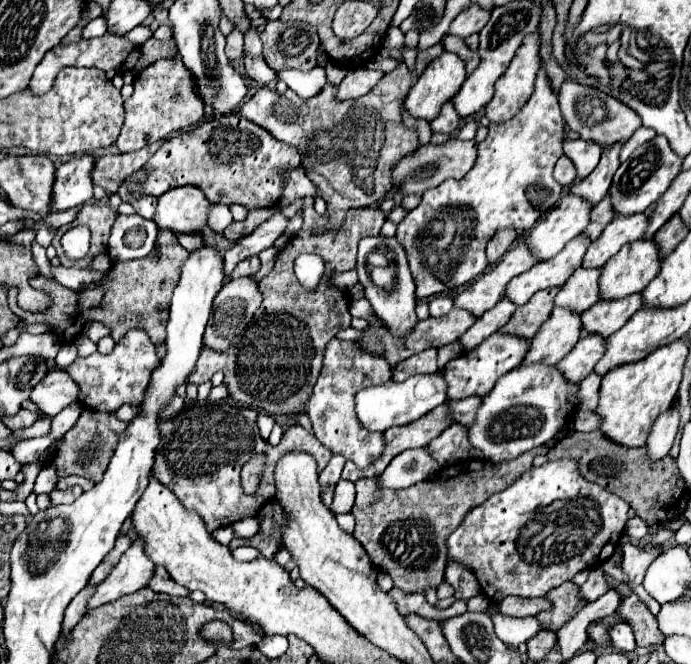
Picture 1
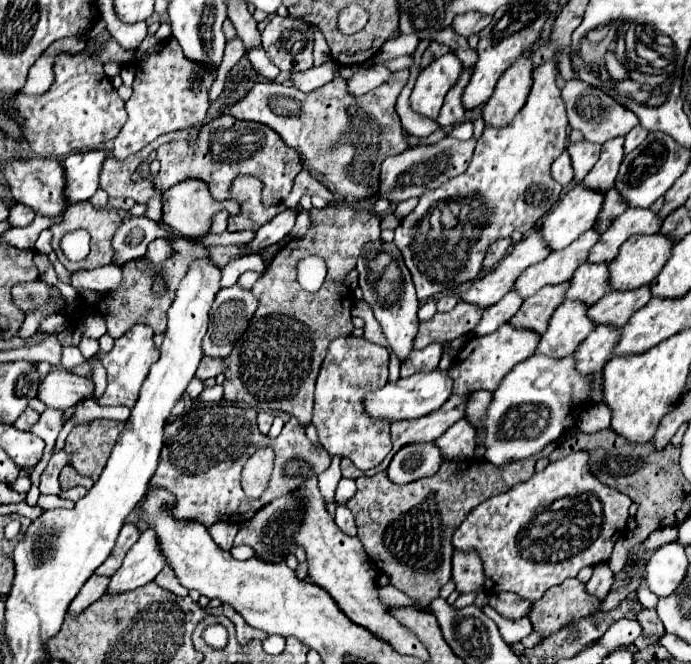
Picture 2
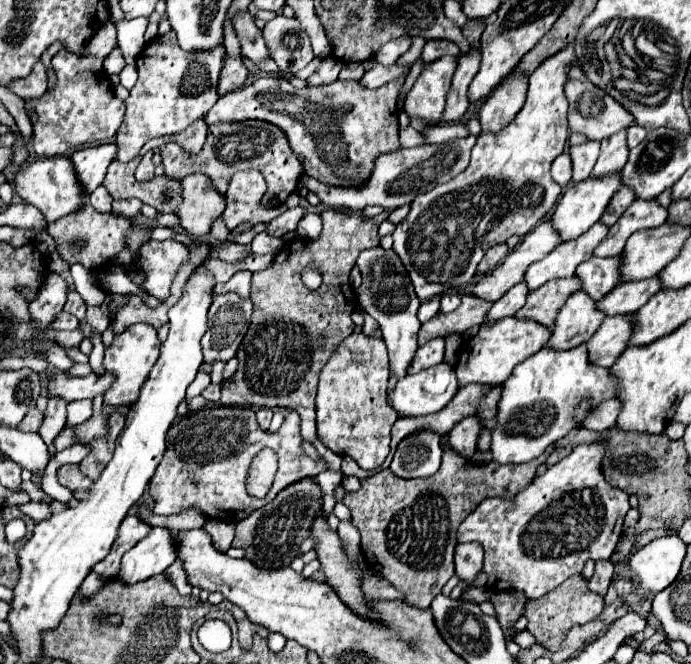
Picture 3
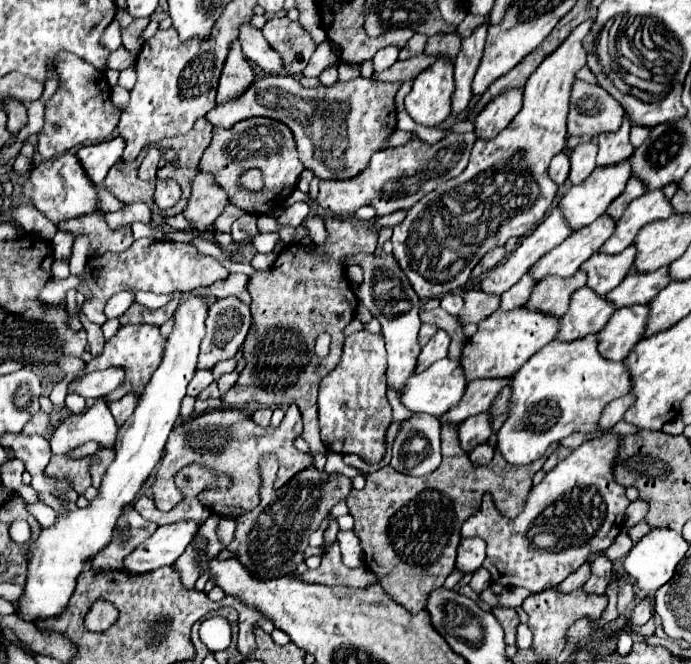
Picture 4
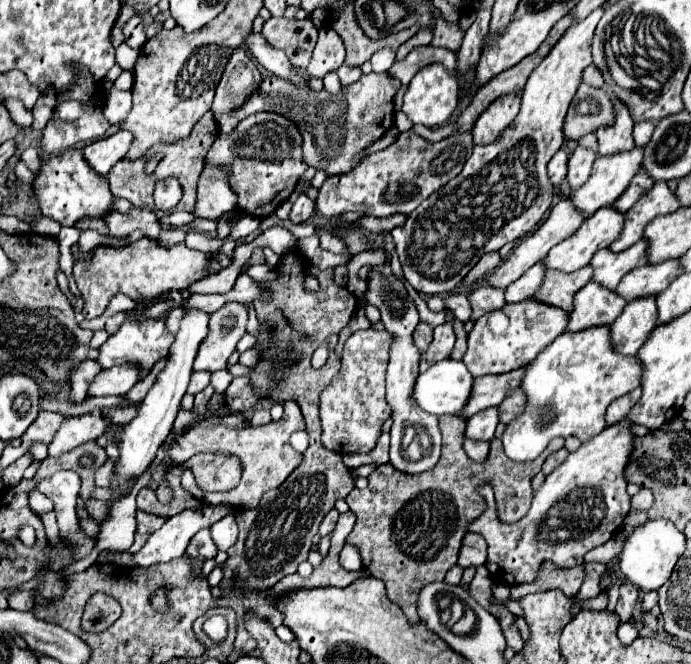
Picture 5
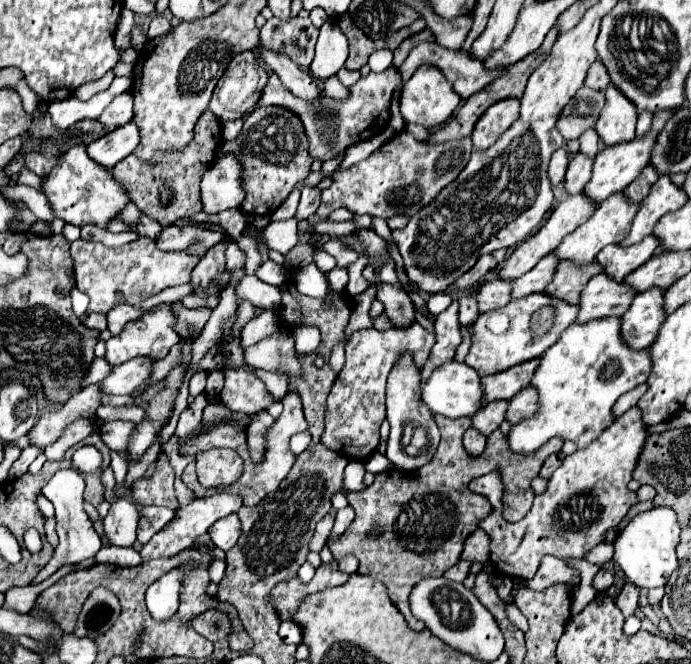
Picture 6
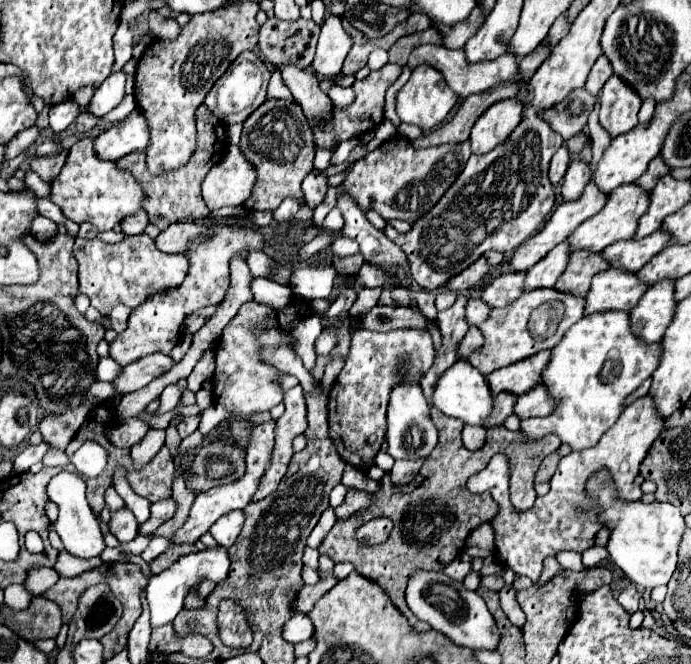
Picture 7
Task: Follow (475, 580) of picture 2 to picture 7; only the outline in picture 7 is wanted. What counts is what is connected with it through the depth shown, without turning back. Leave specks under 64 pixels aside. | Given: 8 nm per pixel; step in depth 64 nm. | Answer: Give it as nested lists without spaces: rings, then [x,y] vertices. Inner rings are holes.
[[[484,522],[484,524],[480,524],[480,526],[468,536],[466,546],[464,546],[464,552],[466,552],[468,556],[472,556],[472,558],[474,558],[474,556],[488,558],[488,556],[494,554],[494,548],[496,548],[494,538],[496,538],[496,534],[494,534],[492,524],[490,524],[490,522]]]

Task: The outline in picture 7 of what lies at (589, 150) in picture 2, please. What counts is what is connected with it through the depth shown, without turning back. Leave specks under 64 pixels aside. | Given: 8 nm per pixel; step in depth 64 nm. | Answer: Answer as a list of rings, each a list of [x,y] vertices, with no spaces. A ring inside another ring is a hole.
[[[580,160],[570,162],[568,172],[566,172],[564,180],[562,180],[562,188],[560,188],[560,194],[562,194],[564,202],[576,202],[582,196],[588,180],[590,180],[588,164],[584,164]]]

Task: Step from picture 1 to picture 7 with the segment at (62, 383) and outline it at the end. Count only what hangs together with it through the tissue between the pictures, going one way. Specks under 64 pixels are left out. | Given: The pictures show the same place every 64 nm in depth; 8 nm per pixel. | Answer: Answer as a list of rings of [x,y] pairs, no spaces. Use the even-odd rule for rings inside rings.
[[[152,354],[152,356],[144,356],[128,366],[124,366],[120,378],[114,382],[116,390],[122,394],[134,392],[144,388],[146,384],[150,384],[152,380],[156,380],[158,376],[162,376],[164,372],[168,372],[176,362],[168,356],[168,354]]]

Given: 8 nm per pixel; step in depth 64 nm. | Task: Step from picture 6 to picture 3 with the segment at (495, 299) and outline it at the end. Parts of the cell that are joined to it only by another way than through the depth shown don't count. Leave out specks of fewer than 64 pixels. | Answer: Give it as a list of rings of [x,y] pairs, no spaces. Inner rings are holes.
[[[464,294],[462,304],[456,312],[442,314],[422,324],[420,334],[418,334],[418,344],[424,346],[428,340],[436,336],[448,336],[450,332],[464,332],[472,326],[480,326],[492,306],[494,302],[488,302],[474,294]]]

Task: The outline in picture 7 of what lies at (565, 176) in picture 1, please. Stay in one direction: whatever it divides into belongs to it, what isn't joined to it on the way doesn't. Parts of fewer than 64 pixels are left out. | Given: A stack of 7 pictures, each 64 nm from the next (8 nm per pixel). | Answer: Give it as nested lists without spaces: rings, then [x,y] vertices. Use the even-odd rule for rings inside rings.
[[[562,146],[562,148],[552,156],[552,162],[550,162],[550,182],[552,182],[552,186],[556,186],[556,184],[564,178],[566,168],[568,168],[568,148]]]

